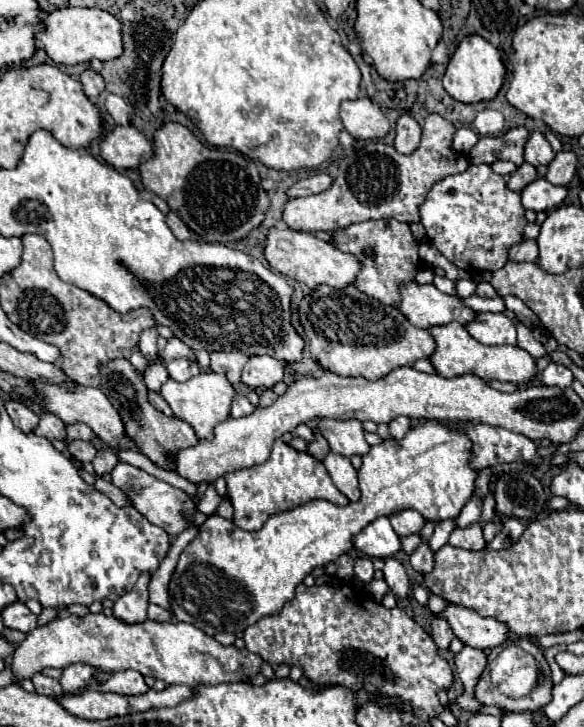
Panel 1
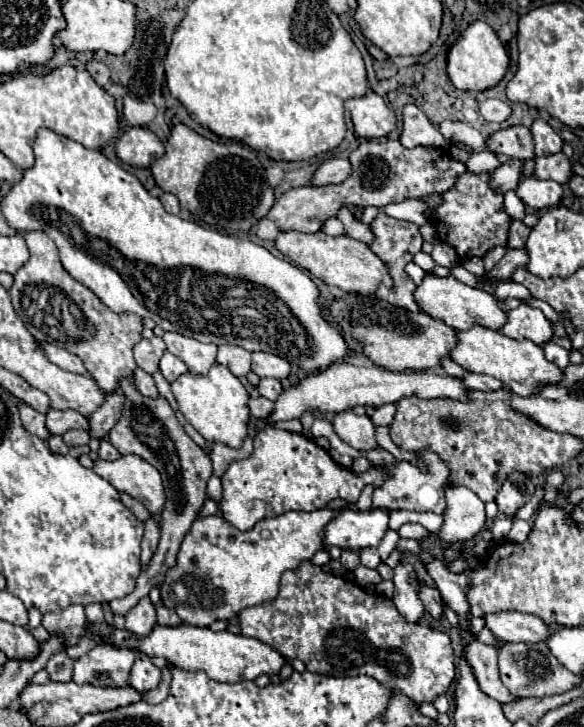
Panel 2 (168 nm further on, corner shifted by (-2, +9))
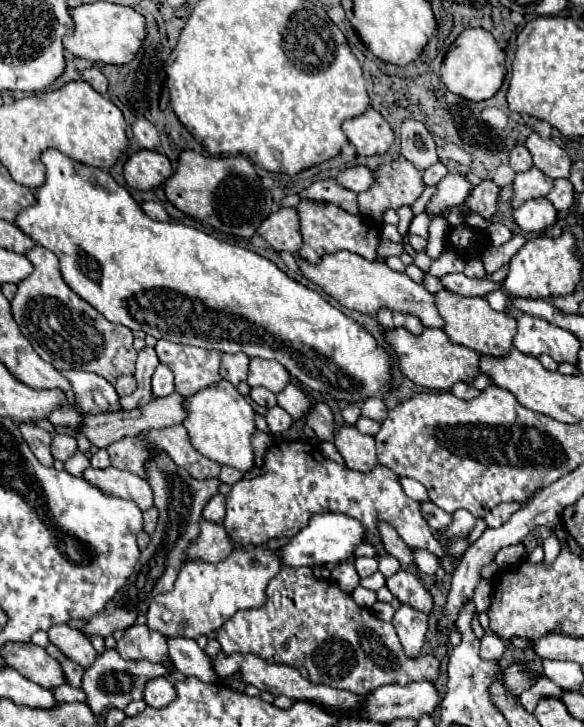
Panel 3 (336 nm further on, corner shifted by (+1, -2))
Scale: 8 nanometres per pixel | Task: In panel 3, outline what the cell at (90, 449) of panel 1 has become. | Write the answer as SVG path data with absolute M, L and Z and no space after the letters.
M58 433L58 435L54 435L50 449L52 449L52 457L54 459L66 461L76 453L78 447L76 447L76 439L74 437L70 437L66 433Z

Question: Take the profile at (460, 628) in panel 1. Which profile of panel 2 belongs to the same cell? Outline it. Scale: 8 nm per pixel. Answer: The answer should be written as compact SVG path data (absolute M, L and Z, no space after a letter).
M495 612L483 618L485 626L493 632L493 636L503 642L537 642L547 640L549 636L547 624L533 614Z

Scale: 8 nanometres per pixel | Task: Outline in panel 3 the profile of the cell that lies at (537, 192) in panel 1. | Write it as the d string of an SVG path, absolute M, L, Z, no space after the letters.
M544 197L532 199L514 209L514 221L522 233L540 233L556 223L556 209Z

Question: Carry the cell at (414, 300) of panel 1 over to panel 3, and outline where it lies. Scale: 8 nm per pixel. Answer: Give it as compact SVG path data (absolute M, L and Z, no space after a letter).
M440 291L436 293L436 305L438 305L438 313L446 321L444 329L452 343L470 347L480 355L490 355L490 357L506 357L508 351L512 349L512 339L516 335L516 319L508 313L494 311L486 299L462 297L450 291Z

